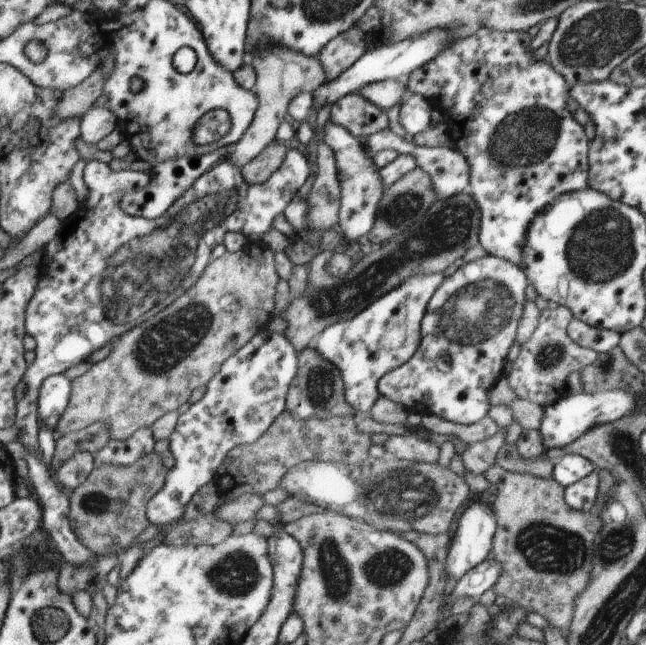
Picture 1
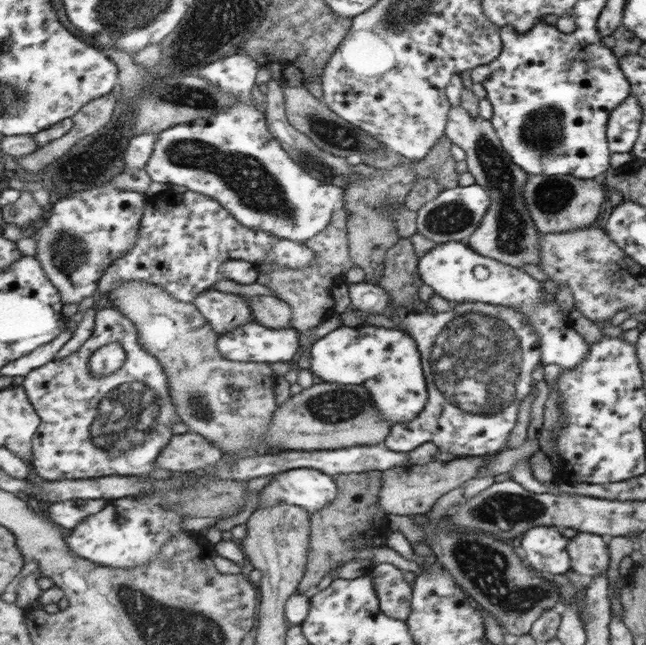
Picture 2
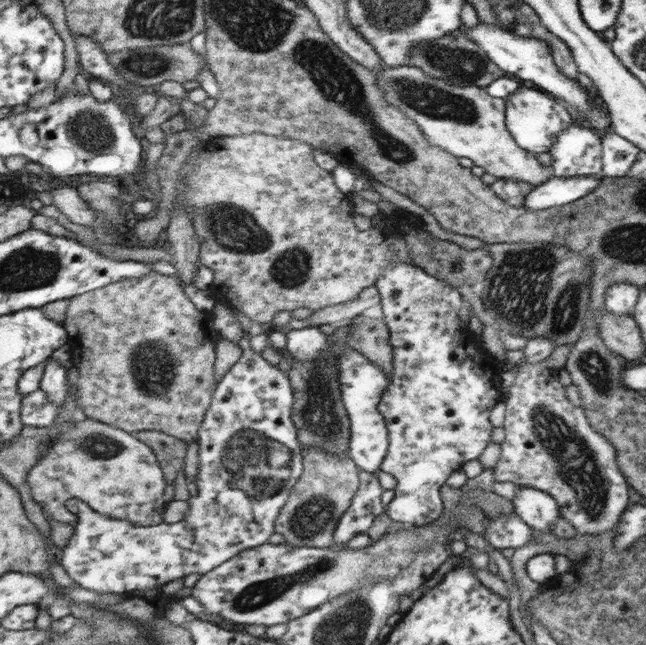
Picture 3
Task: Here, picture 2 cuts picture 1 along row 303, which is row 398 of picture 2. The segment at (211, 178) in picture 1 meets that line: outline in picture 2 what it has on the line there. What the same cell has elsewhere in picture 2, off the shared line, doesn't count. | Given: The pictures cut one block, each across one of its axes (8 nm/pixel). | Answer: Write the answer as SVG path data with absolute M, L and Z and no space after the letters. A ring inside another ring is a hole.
M112 306L98 310L92 339L76 354L34 369L22 385L28 388L42 417L34 442L39 480L152 476L156 460L172 442L174 426L179 422L166 367L154 353L144 349L134 320ZM114 342L126 347L128 362L116 374L98 378L92 372L92 355Z

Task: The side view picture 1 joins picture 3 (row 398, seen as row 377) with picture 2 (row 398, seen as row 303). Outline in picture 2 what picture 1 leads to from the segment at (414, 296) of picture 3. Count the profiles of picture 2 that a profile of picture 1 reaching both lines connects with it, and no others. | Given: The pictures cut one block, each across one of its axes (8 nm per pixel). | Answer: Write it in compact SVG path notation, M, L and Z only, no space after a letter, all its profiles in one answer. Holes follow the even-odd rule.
M366 280L348 284L351 304L364 314L383 314L401 324L400 330L420 340L424 348L424 372L428 372L428 384L432 382L432 404L424 416L416 416L407 423L396 423L387 436L388 449L410 452L424 442L432 442L437 449L450 451L461 457L482 456L501 452L506 444L508 432L515 430L516 414L520 402L532 390L532 370L541 362L540 342L533 332L524 312L516 312L508 306L494 306L484 302L454 302L450 312L418 313L412 308L394 308L388 292L377 284Z

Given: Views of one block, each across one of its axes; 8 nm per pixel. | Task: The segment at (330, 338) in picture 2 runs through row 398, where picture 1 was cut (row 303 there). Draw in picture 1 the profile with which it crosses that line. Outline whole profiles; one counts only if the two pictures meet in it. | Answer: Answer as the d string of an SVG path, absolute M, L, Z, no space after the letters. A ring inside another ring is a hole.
M442 273L414 275L365 307L361 313L333 324L316 339L314 348L342 373L348 404L356 412L371 410L382 396L379 380L414 356L422 338L421 322L428 301L444 278Z

